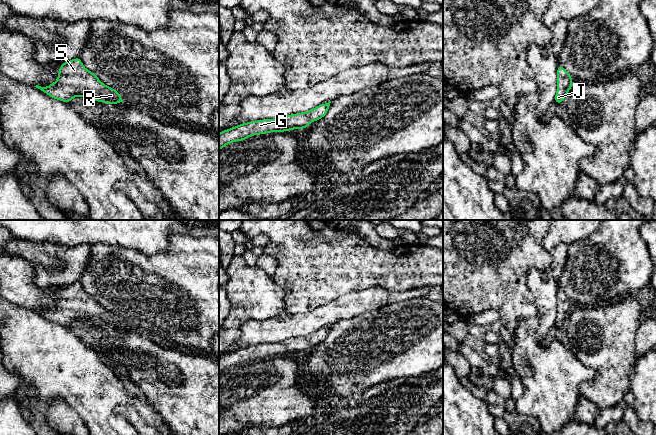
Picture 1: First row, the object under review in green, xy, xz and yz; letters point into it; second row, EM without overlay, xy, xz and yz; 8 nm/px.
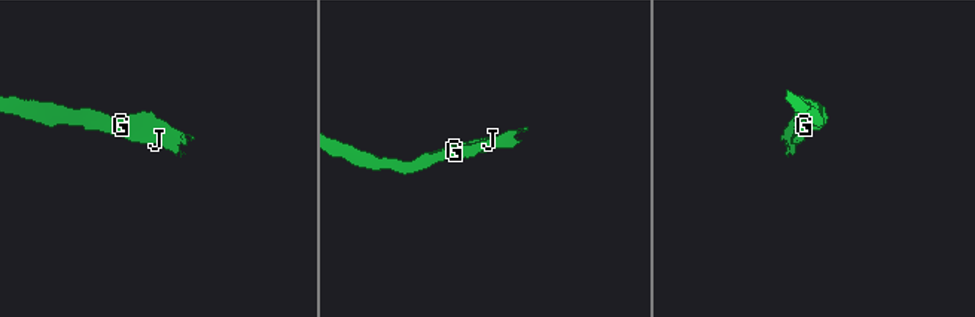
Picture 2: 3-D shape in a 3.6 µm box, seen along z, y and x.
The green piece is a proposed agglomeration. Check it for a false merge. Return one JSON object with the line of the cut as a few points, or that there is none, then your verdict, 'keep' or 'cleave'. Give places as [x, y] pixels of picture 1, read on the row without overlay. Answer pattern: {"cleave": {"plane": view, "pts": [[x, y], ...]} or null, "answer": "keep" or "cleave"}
{"cleave": null, "answer": "keep"}

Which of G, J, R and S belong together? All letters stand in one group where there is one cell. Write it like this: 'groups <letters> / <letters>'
groups G J R S

